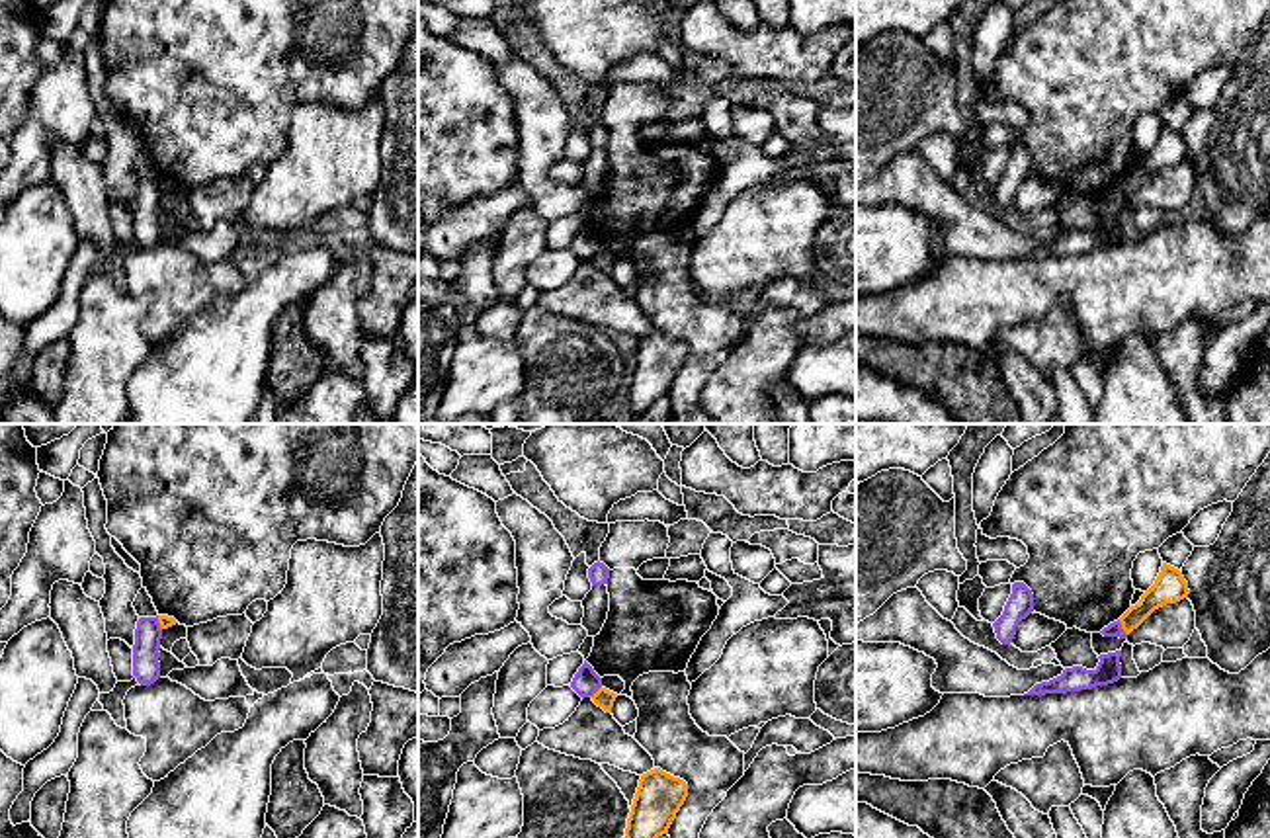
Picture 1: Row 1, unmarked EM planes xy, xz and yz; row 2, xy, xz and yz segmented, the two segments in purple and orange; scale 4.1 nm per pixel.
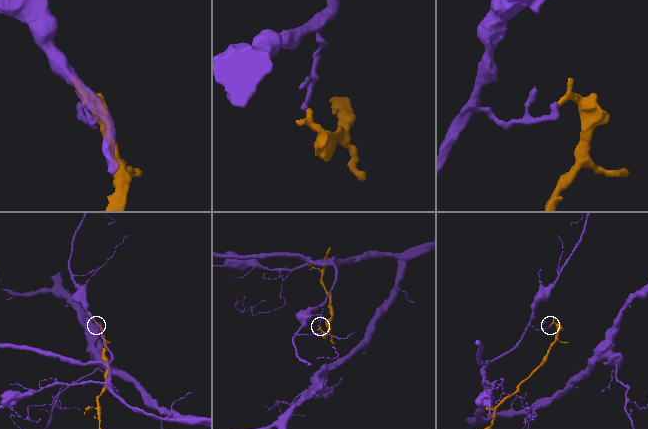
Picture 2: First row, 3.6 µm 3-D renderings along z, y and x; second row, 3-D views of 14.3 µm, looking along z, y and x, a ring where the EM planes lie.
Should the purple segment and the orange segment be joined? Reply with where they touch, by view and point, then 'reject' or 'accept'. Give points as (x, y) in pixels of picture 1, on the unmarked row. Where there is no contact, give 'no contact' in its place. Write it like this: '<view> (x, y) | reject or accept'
yz (1120, 190) | reject

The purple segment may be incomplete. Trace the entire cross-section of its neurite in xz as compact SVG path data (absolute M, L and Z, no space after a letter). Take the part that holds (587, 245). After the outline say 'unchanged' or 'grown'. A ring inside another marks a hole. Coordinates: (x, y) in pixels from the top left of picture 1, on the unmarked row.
M584 223L584 227L574 236L571 250L584 262L592 260L602 250L602 240L594 230Z | unchanged

